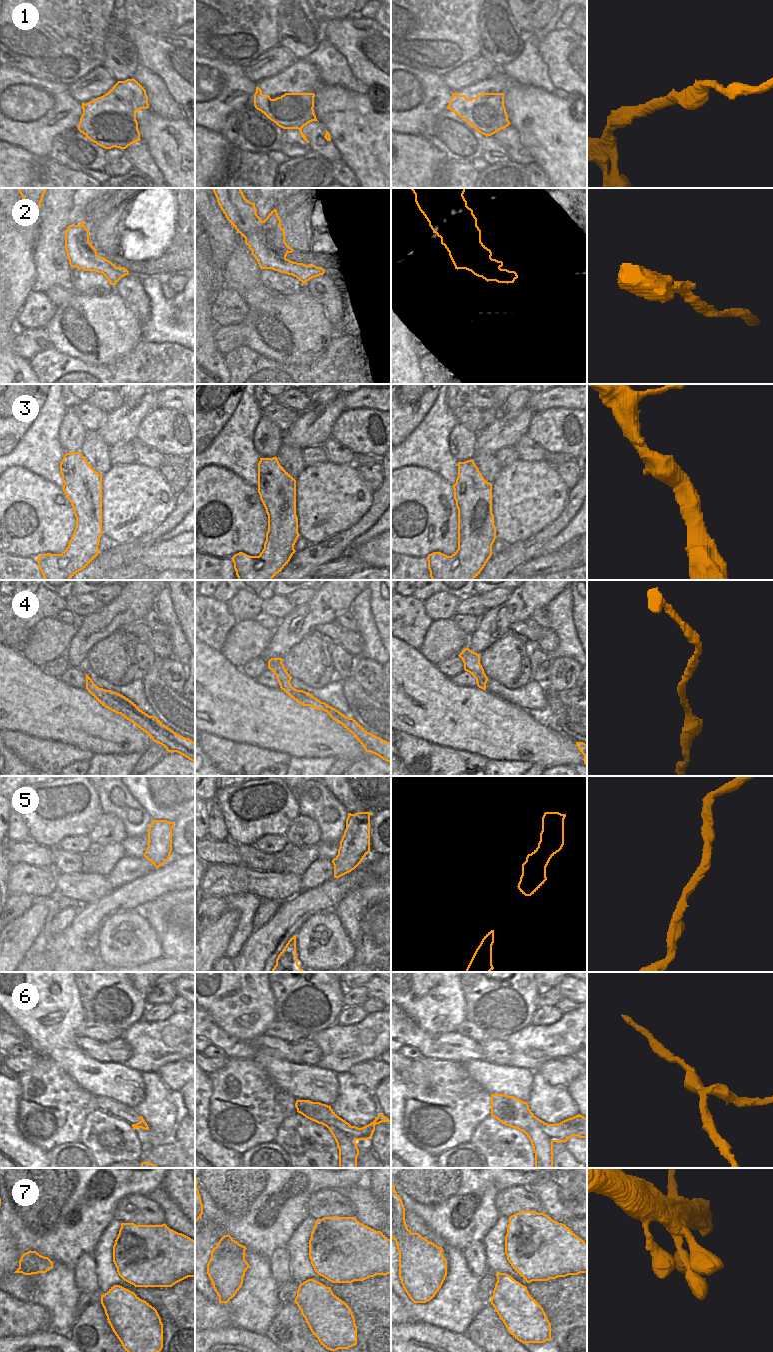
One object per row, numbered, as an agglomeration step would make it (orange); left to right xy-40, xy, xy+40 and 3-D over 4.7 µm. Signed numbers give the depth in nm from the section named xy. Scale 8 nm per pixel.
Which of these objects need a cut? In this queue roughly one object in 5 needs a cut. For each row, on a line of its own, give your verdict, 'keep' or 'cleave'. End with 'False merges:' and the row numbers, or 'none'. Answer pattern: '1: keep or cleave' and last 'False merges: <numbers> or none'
1: keep
2: keep
3: keep
4: keep
5: keep
6: cleave
7: keep
False merges: 6

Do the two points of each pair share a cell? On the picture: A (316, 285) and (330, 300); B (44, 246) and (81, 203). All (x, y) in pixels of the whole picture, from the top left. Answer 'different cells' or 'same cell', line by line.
A: same cell
B: different cells

